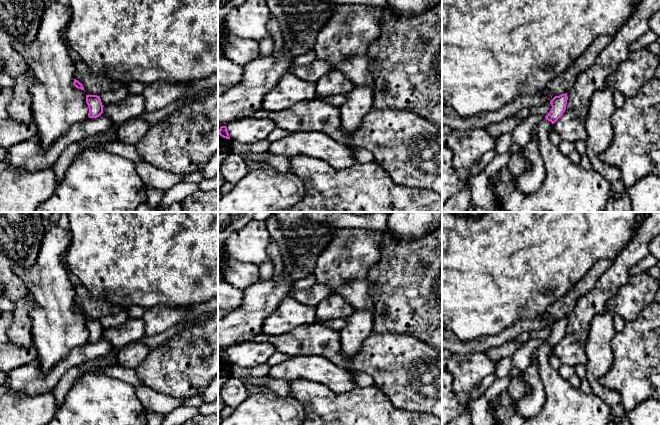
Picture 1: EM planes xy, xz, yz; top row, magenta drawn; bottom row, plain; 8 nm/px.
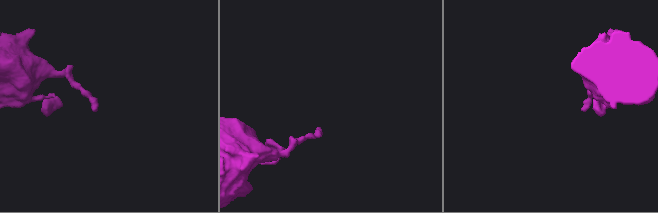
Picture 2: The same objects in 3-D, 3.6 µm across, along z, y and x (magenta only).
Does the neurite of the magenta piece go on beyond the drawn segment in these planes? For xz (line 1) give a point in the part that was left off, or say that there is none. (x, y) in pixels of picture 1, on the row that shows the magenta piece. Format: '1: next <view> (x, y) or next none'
1: next none

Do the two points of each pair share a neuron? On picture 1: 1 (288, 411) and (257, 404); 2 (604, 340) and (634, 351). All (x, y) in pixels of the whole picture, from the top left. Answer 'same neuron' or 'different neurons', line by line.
1: same neuron
2: different neurons

